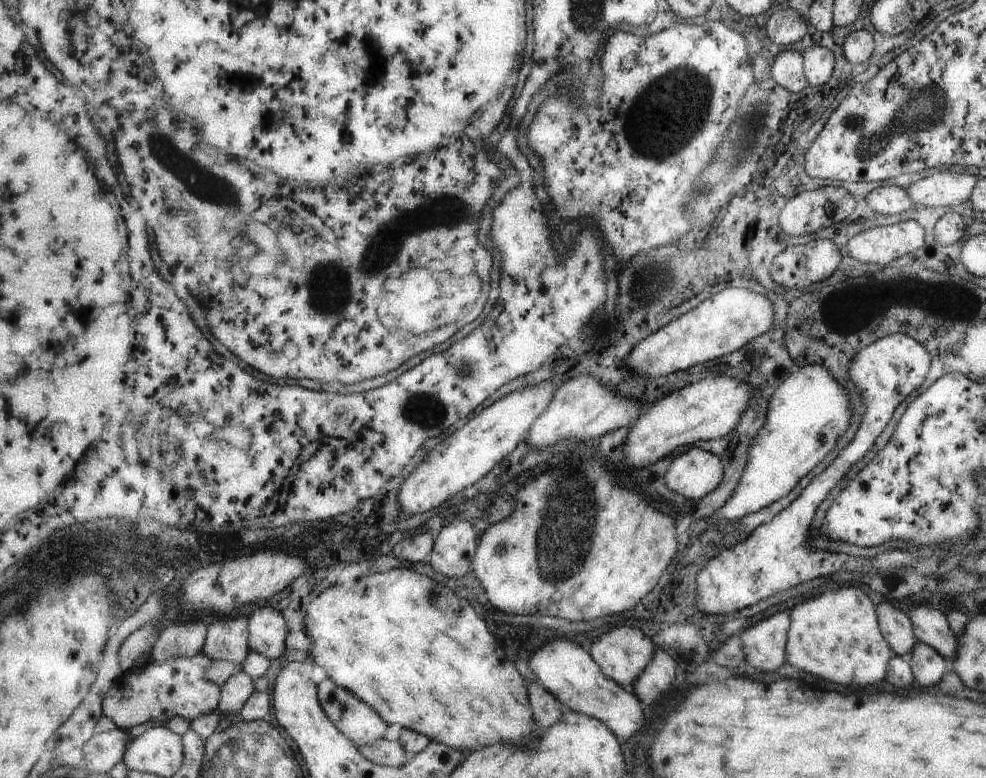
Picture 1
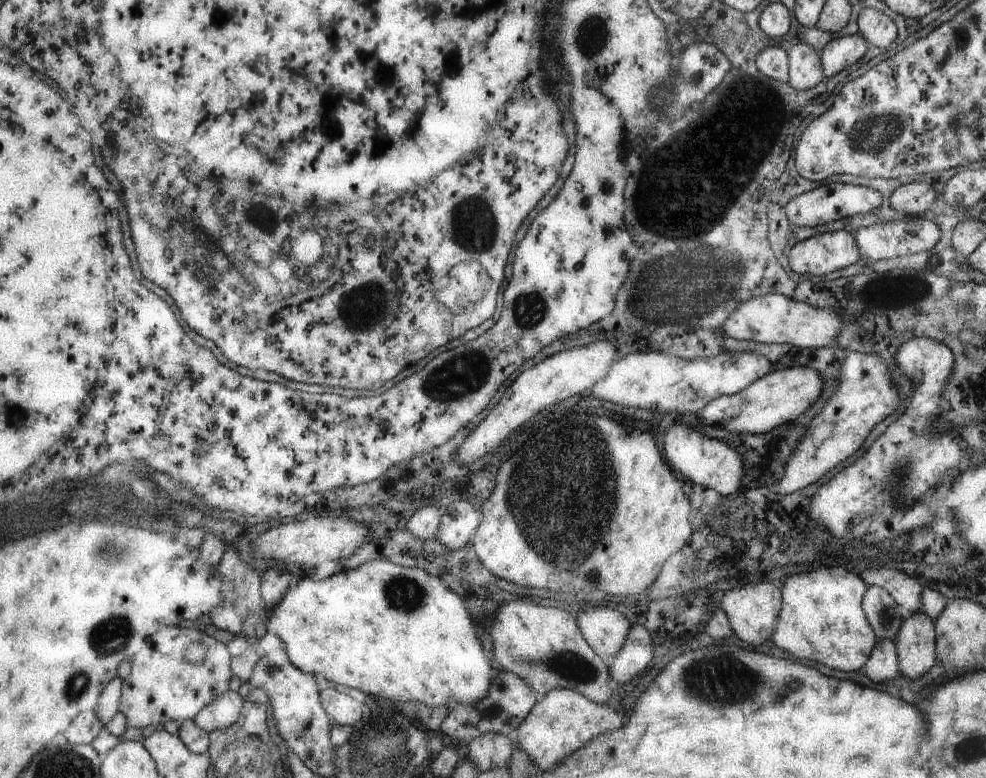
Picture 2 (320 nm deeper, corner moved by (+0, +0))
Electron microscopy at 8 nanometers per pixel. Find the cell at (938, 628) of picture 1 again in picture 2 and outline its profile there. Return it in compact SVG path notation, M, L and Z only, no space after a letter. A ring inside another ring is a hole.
M869 567L860 572L868 586L877 585L886 590L891 598L910 614L920 611L920 594L922 587L903 571L889 567Z

